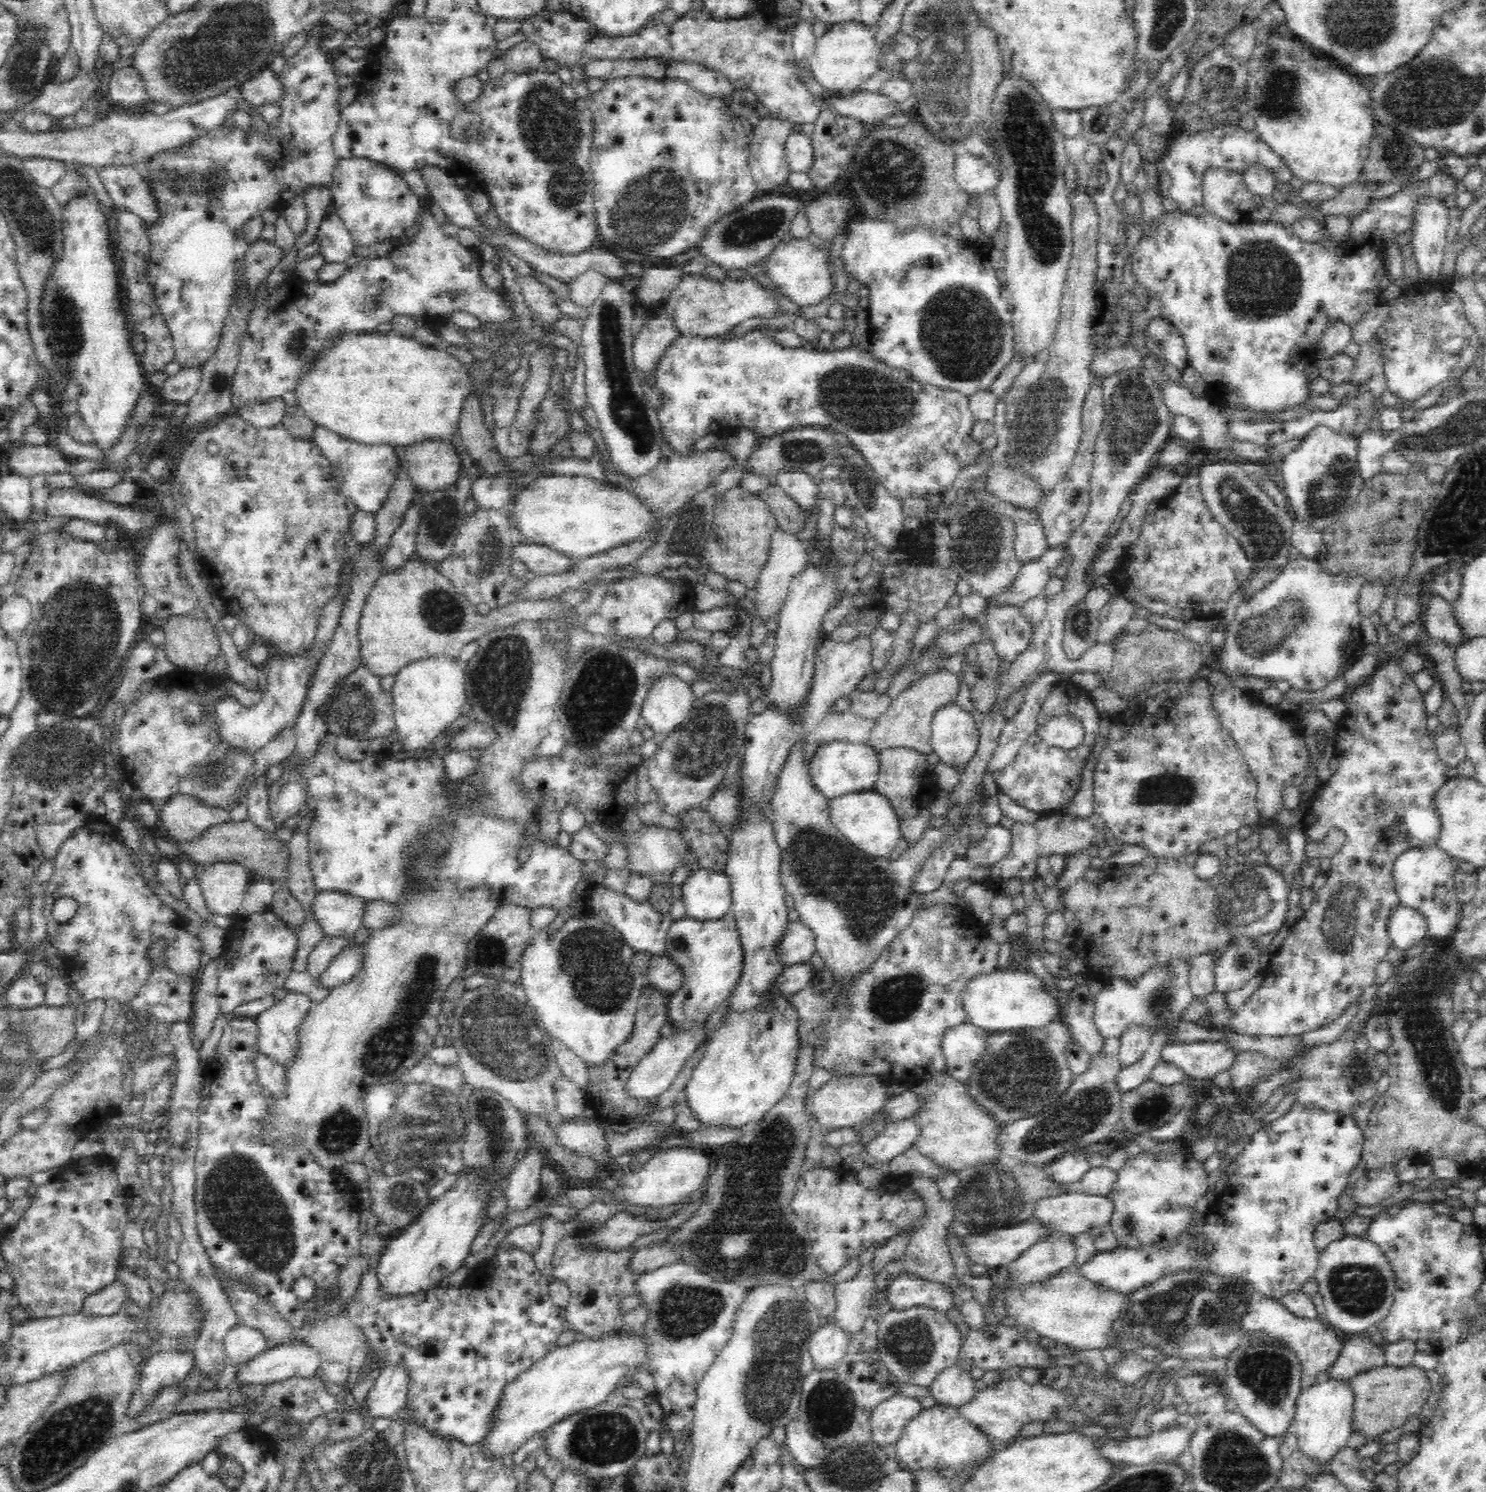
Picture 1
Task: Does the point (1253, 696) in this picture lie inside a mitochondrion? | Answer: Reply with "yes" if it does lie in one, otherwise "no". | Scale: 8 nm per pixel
no

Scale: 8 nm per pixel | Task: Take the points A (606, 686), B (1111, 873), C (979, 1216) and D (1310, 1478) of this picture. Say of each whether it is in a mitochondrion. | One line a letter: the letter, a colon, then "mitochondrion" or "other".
A: mitochondrion
B: other
C: mitochondrion
D: other

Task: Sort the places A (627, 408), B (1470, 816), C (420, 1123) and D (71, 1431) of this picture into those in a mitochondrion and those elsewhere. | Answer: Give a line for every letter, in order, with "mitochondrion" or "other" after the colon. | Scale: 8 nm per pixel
A: mitochondrion
B: other
C: mitochondrion
D: mitochondrion

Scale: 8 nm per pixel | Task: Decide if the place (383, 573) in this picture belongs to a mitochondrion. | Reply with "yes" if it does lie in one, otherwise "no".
no

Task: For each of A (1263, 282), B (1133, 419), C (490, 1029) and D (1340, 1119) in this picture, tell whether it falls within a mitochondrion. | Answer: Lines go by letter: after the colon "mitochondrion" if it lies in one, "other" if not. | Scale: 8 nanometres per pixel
A: mitochondrion
B: mitochondrion
C: mitochondrion
D: other

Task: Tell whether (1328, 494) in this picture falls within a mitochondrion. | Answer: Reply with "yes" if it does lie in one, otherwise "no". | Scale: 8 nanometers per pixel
yes

